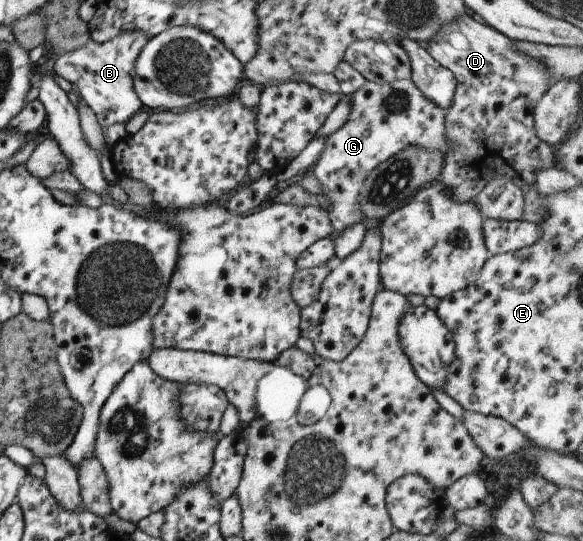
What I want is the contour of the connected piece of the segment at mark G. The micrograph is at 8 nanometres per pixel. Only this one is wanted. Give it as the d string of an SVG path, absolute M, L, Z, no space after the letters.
M411 78L380 84L366 81L360 90L350 95L350 100L352 110L348 122L328 136L324 152L310 170L330 203L327 213L334 227L328 236L330 240L336 240L348 226L361 223L365 217L360 210L358 195L363 181L381 162L406 147L437 150L444 157L450 150L450 142L446 140L444 110L428 100Z

